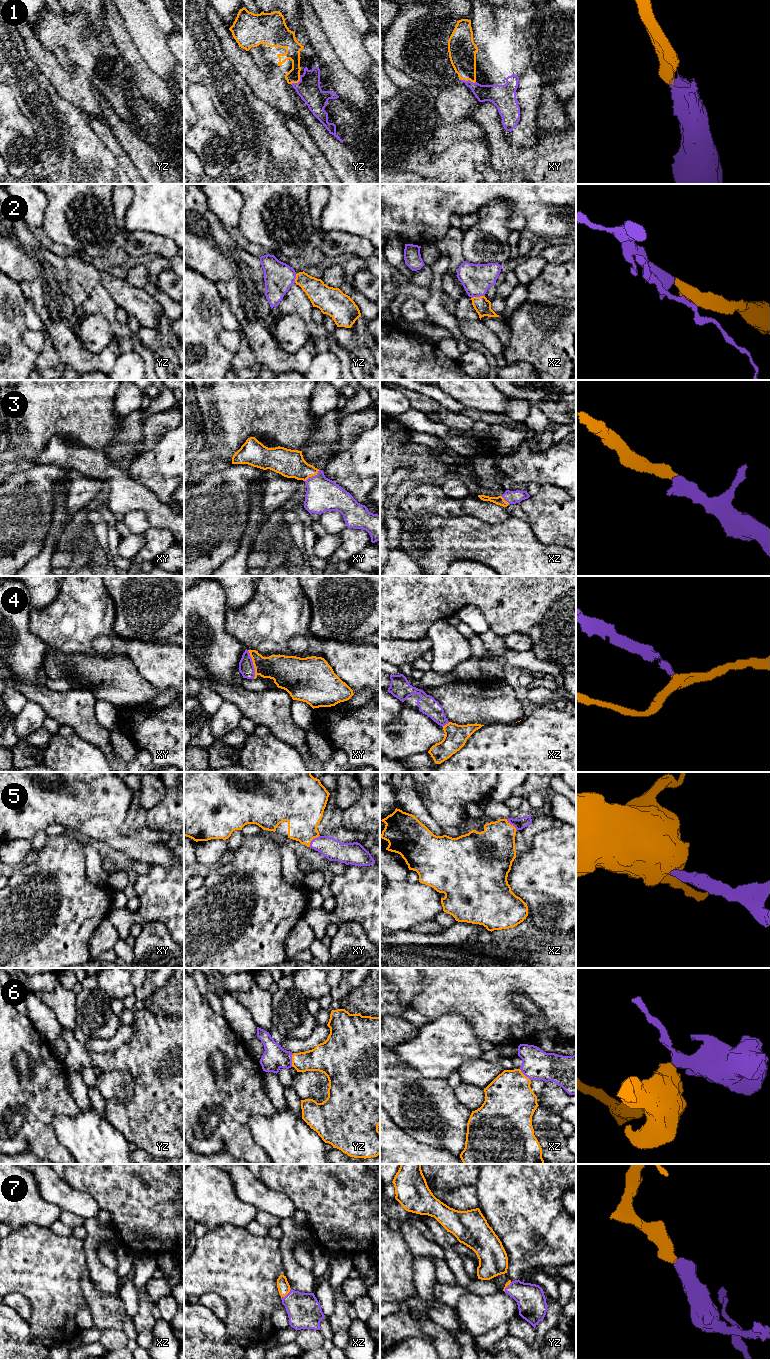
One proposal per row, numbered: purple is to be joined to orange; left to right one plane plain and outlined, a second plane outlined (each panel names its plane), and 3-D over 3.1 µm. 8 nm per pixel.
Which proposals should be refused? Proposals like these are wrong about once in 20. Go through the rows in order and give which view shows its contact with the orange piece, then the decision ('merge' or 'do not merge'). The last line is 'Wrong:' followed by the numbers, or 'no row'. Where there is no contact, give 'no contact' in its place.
1: contact in xy; merge
2: contact in xz; merge
3: contact in xy; merge
4: contact in xy; merge
5: contact in xy; merge
6: contact in yz; merge
7: contact in xz; merge
Wrong: no row

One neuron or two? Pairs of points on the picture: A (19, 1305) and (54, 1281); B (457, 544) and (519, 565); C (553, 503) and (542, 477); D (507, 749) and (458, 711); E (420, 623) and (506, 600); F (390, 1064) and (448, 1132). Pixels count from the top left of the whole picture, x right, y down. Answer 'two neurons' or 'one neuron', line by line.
A: two neurons
B: one neuron
C: two neurons
D: two neurons
E: one neuron
F: one neuron

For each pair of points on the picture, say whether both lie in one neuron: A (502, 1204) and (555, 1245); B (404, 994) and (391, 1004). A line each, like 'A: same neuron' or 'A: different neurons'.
A: same neuron
B: different neurons

